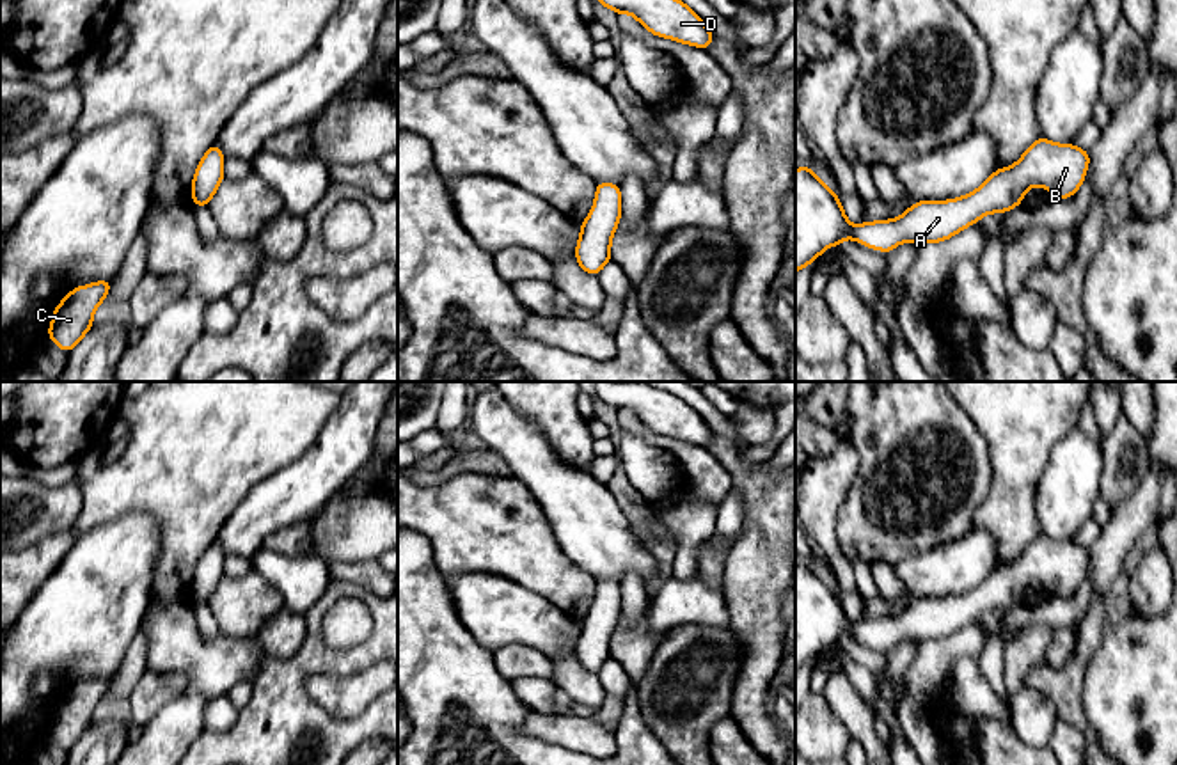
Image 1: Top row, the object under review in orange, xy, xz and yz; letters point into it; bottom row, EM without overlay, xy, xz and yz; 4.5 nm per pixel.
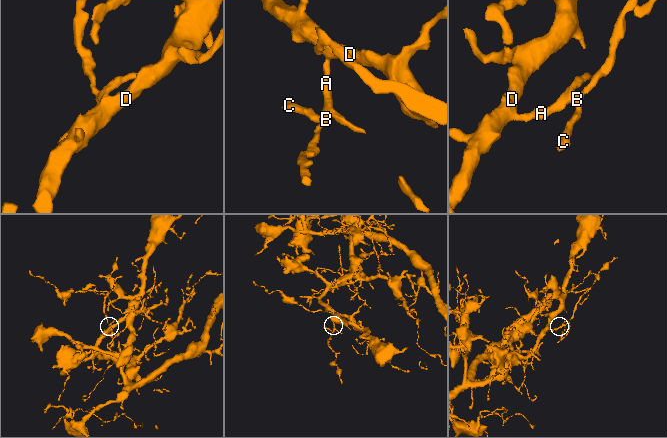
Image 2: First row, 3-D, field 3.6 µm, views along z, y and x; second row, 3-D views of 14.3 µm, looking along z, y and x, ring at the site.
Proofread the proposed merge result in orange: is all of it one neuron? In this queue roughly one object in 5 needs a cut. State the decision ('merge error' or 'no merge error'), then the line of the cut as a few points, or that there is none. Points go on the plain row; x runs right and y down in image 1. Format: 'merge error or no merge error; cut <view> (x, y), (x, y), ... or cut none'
no merge error; cut none

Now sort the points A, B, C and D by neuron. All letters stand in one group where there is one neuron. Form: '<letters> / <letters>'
A B C D

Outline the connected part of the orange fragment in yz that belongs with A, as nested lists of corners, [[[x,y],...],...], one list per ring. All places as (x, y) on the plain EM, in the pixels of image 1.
[[[1039,534],[1019,559],[996,566],[982,584],[964,595],[918,598],[898,616],[859,623],[847,618],[836,589],[810,563],[802,563],[795,568],[795,671],[845,635],[884,651],[904,639],[944,639],[989,611],[1007,611],[1019,603],[1035,582],[1056,596],[1069,596],[1085,579],[1088,563],[1090,550]]]

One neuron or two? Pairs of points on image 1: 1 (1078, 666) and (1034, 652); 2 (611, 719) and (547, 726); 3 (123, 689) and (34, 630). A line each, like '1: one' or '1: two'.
1: two
2: two
3: two

